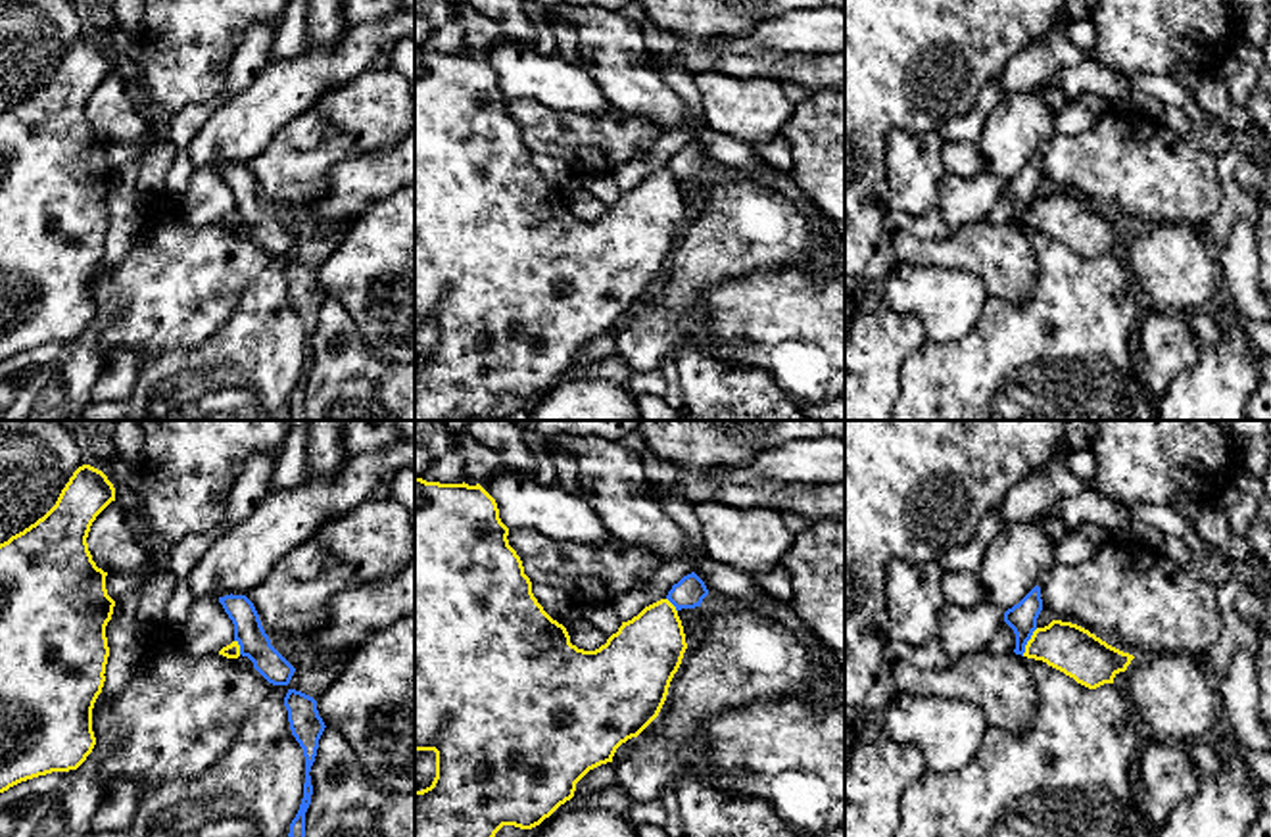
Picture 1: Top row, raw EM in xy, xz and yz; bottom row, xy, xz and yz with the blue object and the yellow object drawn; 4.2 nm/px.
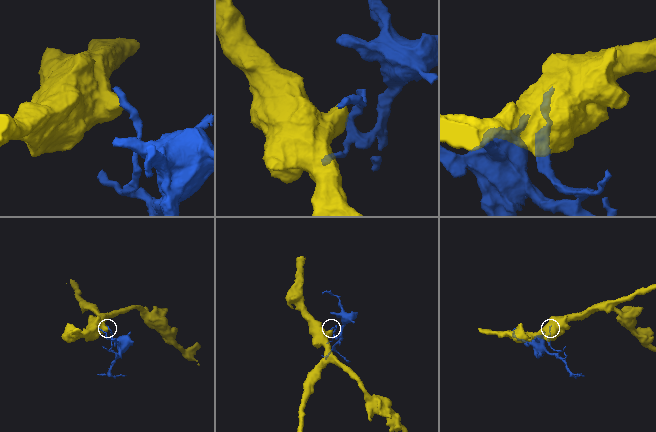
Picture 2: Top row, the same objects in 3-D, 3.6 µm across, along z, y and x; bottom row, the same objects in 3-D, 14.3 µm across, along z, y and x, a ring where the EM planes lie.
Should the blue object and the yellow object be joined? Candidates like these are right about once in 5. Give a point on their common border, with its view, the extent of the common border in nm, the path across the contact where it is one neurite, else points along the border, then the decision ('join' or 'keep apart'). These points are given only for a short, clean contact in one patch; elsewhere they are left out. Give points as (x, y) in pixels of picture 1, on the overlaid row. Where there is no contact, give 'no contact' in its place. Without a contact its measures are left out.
contact yz (1028, 640); length 140 nm; border yz (1037, 628), (1022, 655); keep apart

